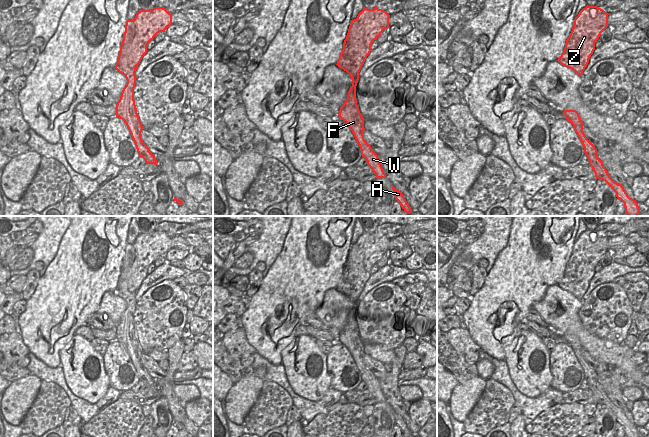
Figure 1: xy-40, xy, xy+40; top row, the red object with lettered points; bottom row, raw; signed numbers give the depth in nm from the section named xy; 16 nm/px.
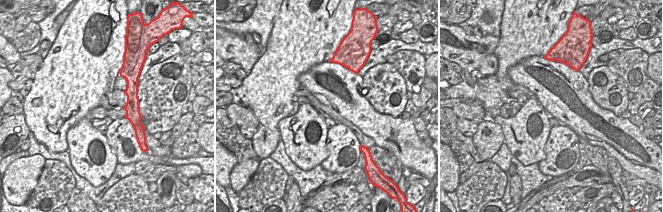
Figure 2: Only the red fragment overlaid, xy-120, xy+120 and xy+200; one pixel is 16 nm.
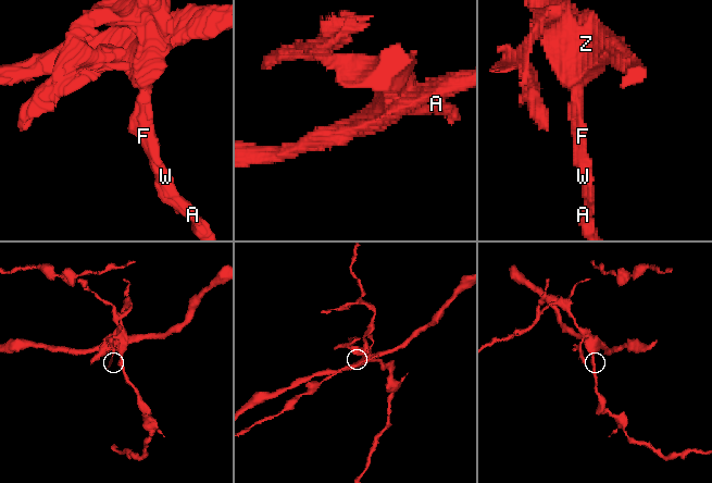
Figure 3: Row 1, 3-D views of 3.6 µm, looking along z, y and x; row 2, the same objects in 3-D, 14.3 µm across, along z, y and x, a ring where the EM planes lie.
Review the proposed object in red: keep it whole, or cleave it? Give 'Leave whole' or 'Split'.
Split.

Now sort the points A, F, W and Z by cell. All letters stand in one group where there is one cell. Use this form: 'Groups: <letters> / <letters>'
Groups: A F W / Z

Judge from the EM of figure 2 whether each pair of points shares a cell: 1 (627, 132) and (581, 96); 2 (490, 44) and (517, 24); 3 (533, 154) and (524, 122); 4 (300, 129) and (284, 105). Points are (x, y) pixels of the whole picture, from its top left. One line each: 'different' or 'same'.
1: same
2: different
3: same
4: different

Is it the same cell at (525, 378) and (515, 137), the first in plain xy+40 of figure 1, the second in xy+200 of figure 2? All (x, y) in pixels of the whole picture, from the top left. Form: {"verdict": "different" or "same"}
{"verdict": "same"}

